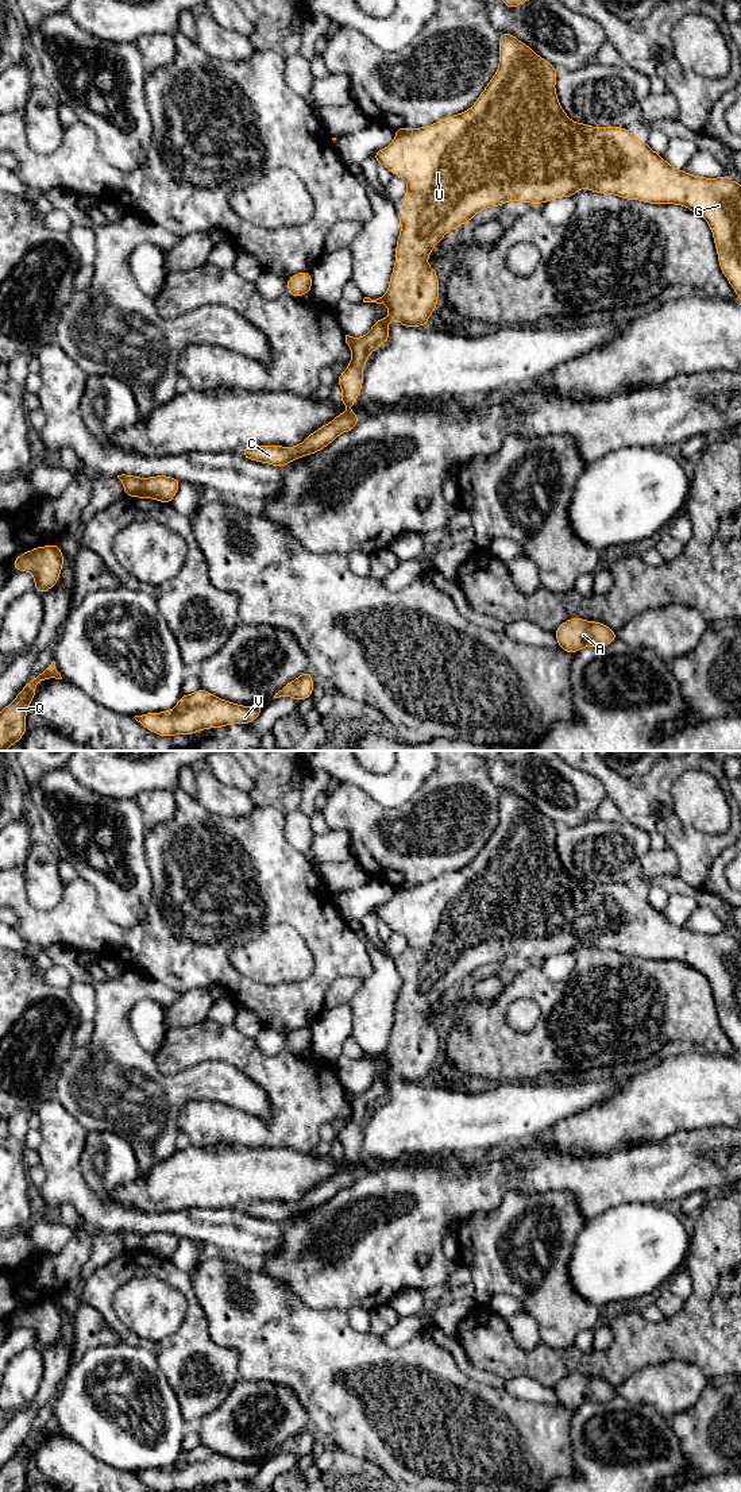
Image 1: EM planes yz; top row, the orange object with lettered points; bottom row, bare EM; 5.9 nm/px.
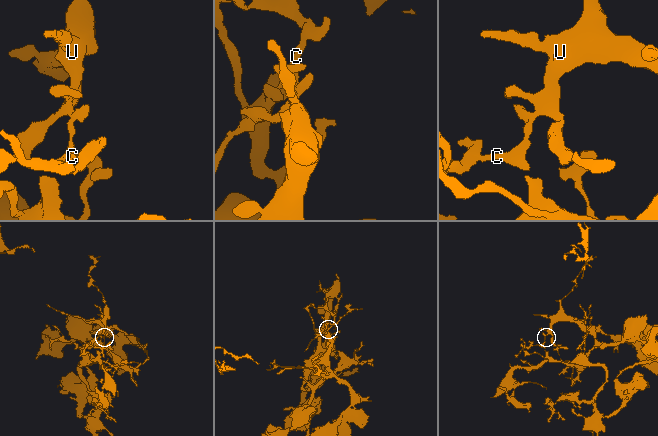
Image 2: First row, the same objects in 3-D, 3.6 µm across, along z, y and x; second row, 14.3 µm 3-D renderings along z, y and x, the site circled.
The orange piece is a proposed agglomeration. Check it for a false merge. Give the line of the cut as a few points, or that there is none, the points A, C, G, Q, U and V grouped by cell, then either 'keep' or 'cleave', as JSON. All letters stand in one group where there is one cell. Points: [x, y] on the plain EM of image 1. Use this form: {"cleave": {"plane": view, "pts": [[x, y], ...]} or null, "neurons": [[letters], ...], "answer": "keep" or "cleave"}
{"cleave": null, "neurons": [["A", "C", "G", "Q", "U", "V"]], "answer": "keep"}

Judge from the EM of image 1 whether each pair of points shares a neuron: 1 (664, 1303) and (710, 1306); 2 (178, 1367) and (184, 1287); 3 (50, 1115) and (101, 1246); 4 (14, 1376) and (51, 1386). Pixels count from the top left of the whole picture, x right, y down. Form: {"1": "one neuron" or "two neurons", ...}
{"1": "two neurons", "2": "one neuron", "3": "two neurons", "4": "two neurons"}

